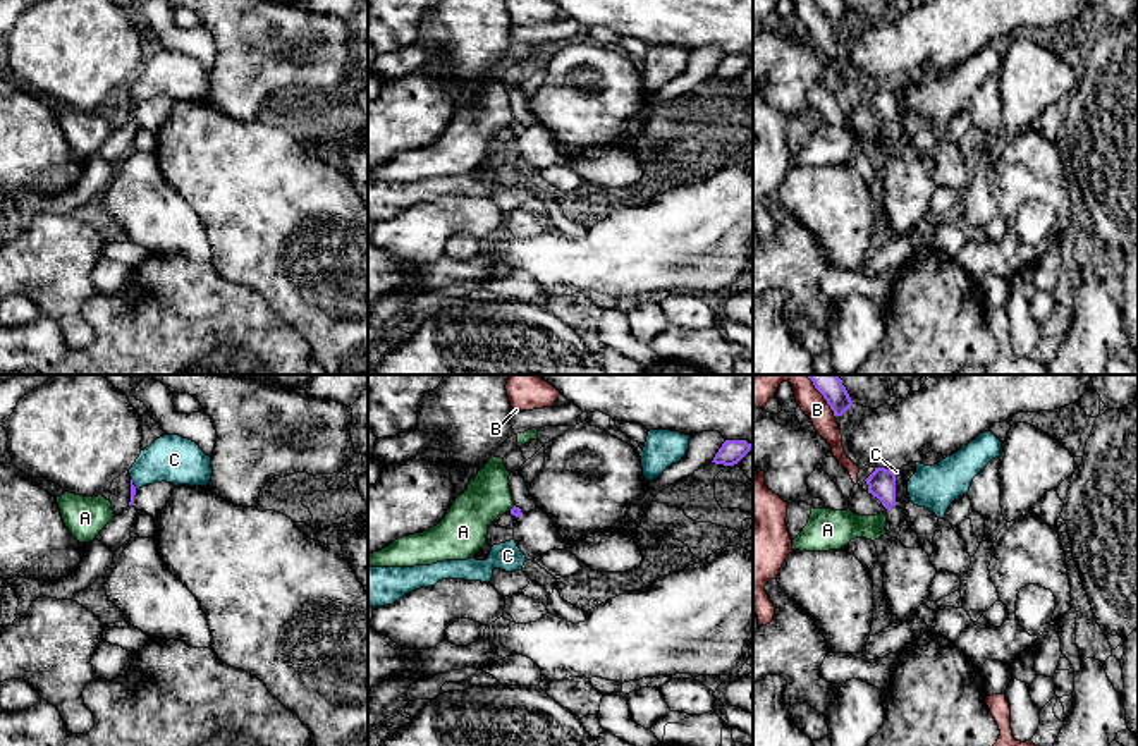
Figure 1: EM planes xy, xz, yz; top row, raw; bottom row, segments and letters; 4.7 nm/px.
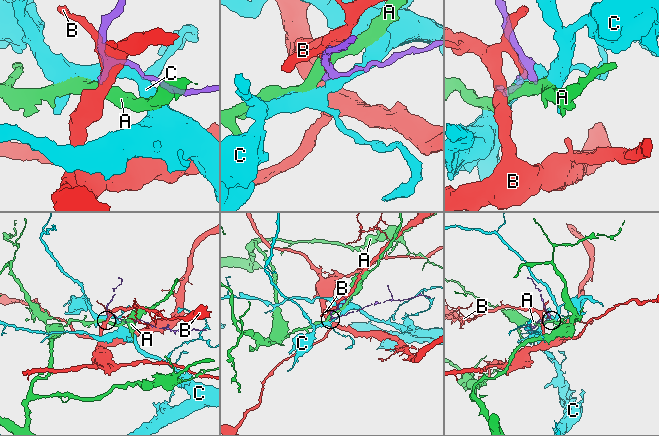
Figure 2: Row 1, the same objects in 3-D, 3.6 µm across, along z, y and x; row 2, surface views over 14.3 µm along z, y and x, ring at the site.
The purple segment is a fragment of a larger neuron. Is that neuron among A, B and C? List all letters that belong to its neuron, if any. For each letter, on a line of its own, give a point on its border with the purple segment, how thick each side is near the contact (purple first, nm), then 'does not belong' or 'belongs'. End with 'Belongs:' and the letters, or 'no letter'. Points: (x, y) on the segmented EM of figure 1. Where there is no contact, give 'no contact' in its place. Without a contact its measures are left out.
A: xz (511, 509) | 50/220 nm | does not belong
B: yz (822, 394) | 130/120 nm | does not belong
C: xy (131, 483) | 30/220 nm | does not belong
Belongs: no letter

